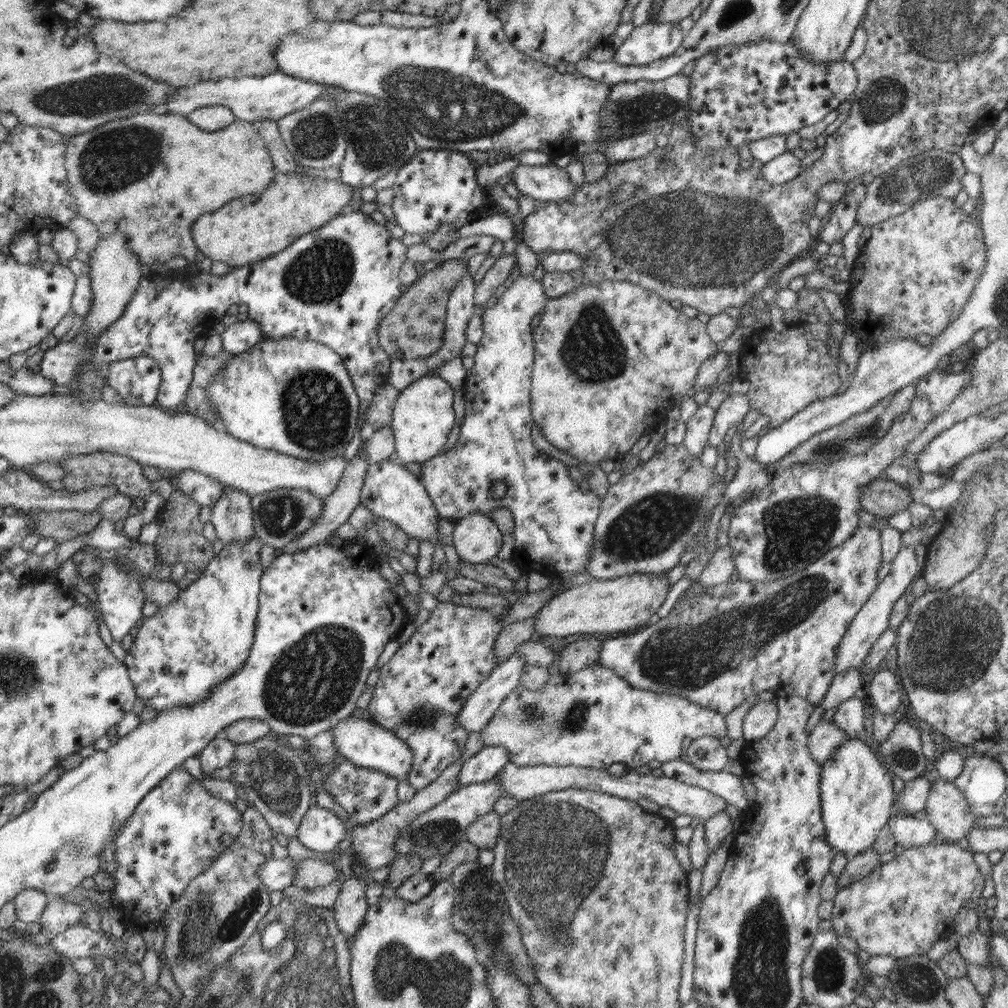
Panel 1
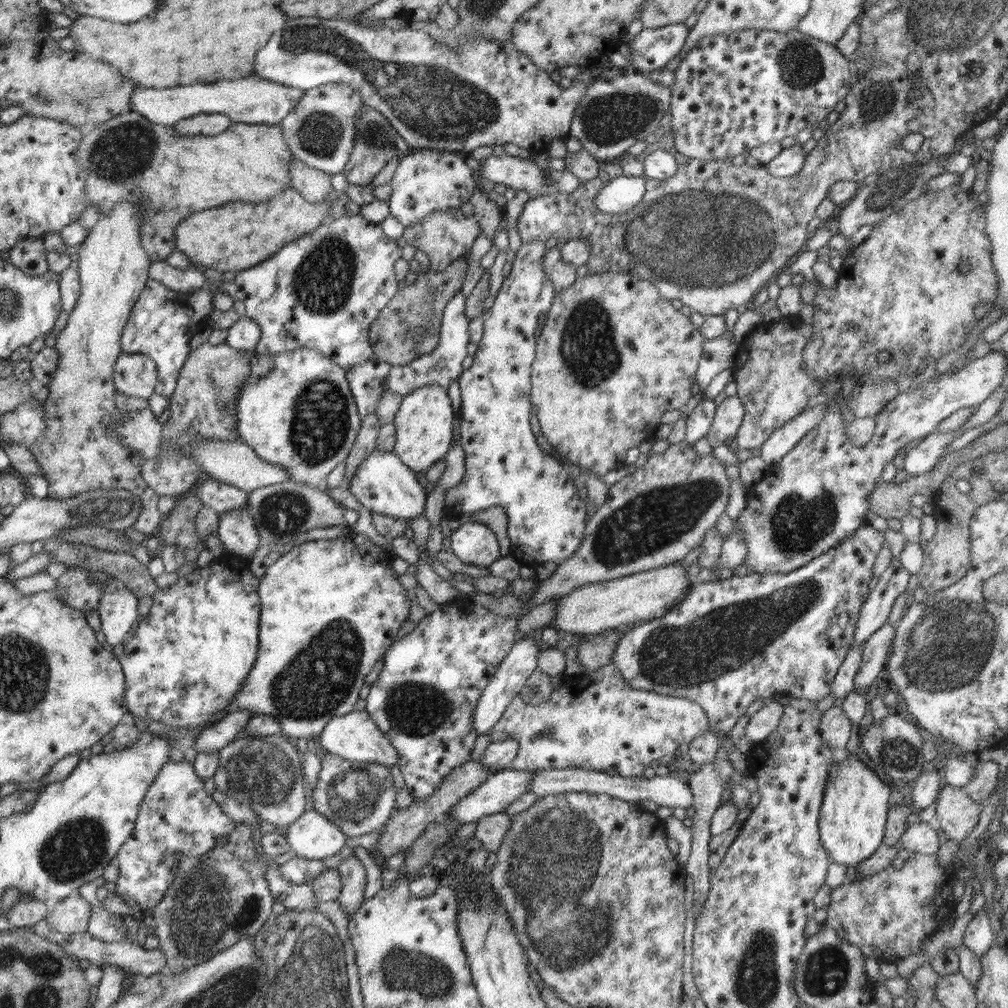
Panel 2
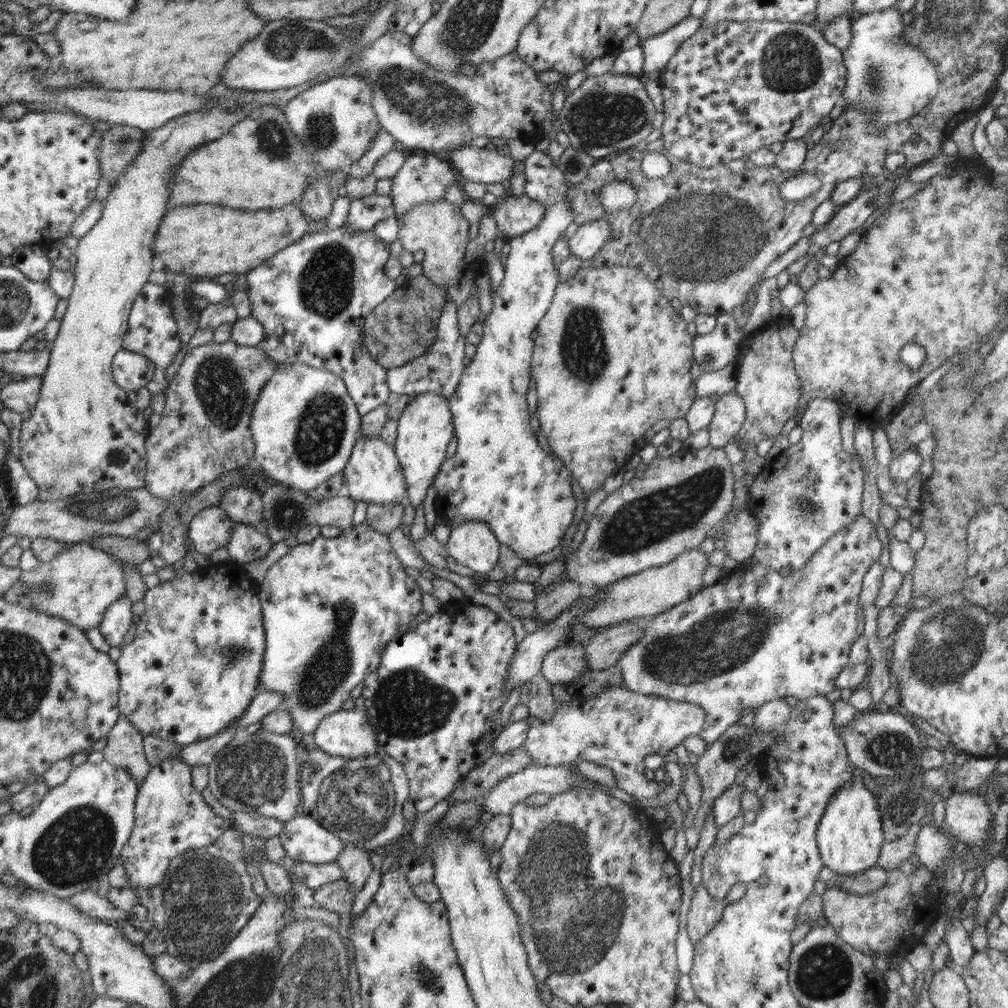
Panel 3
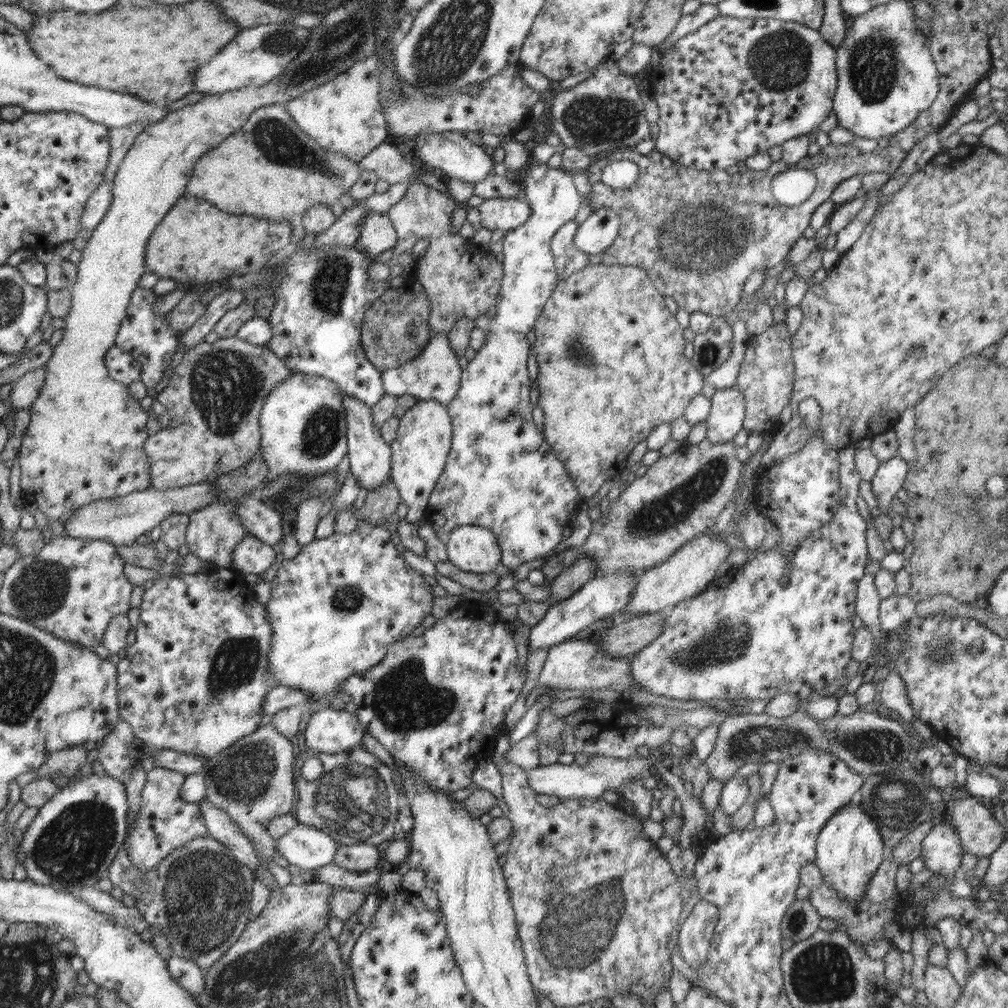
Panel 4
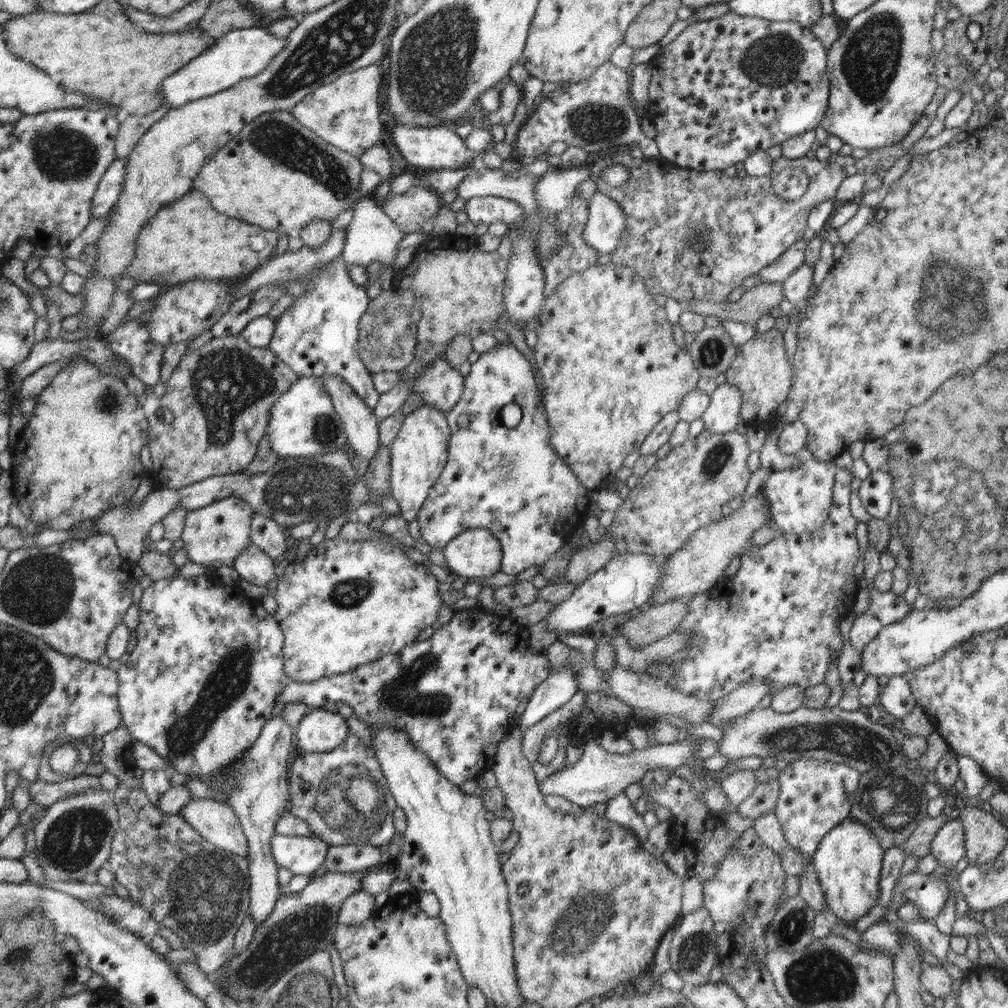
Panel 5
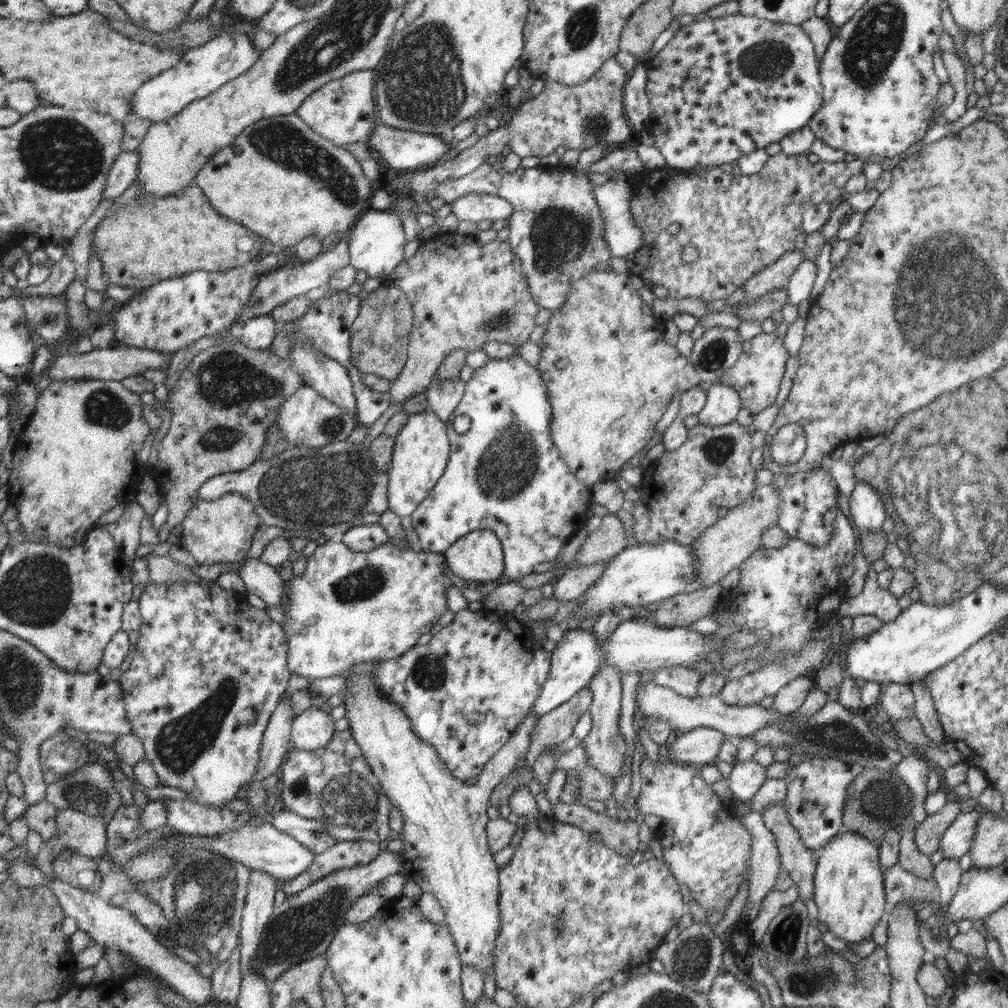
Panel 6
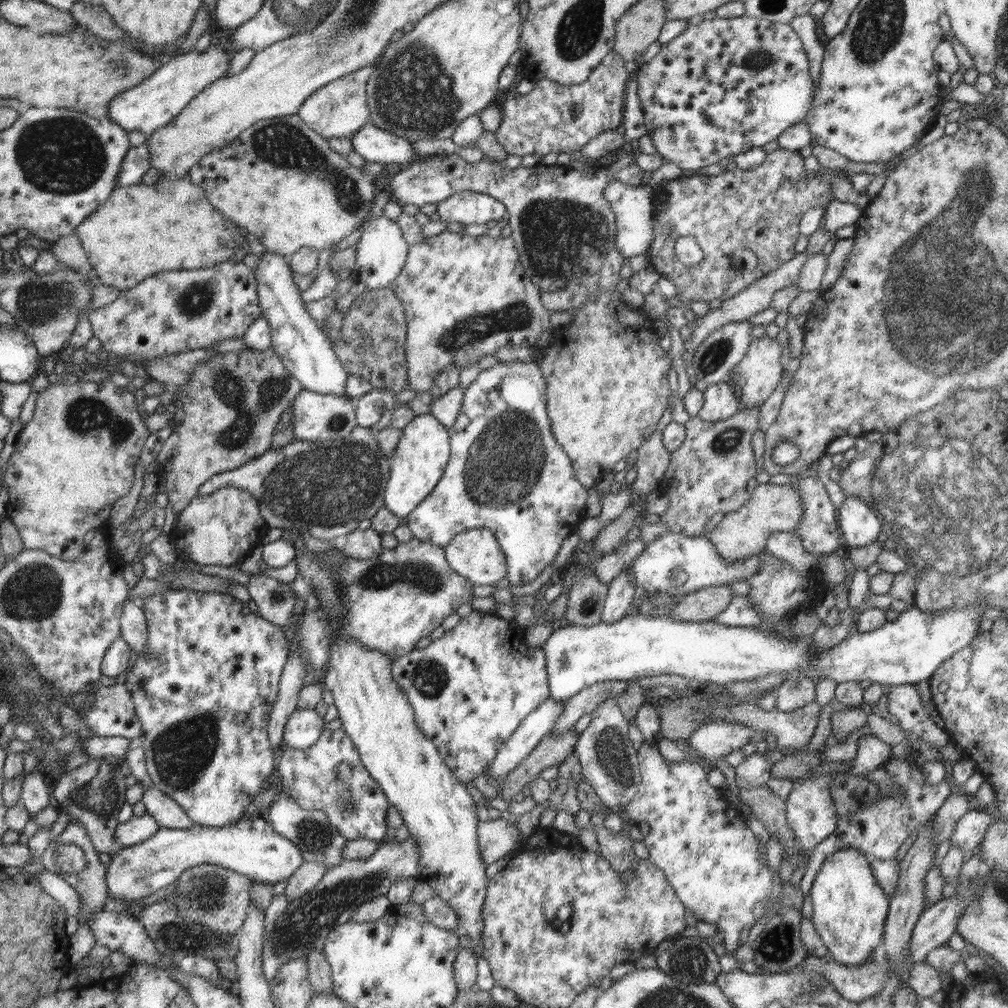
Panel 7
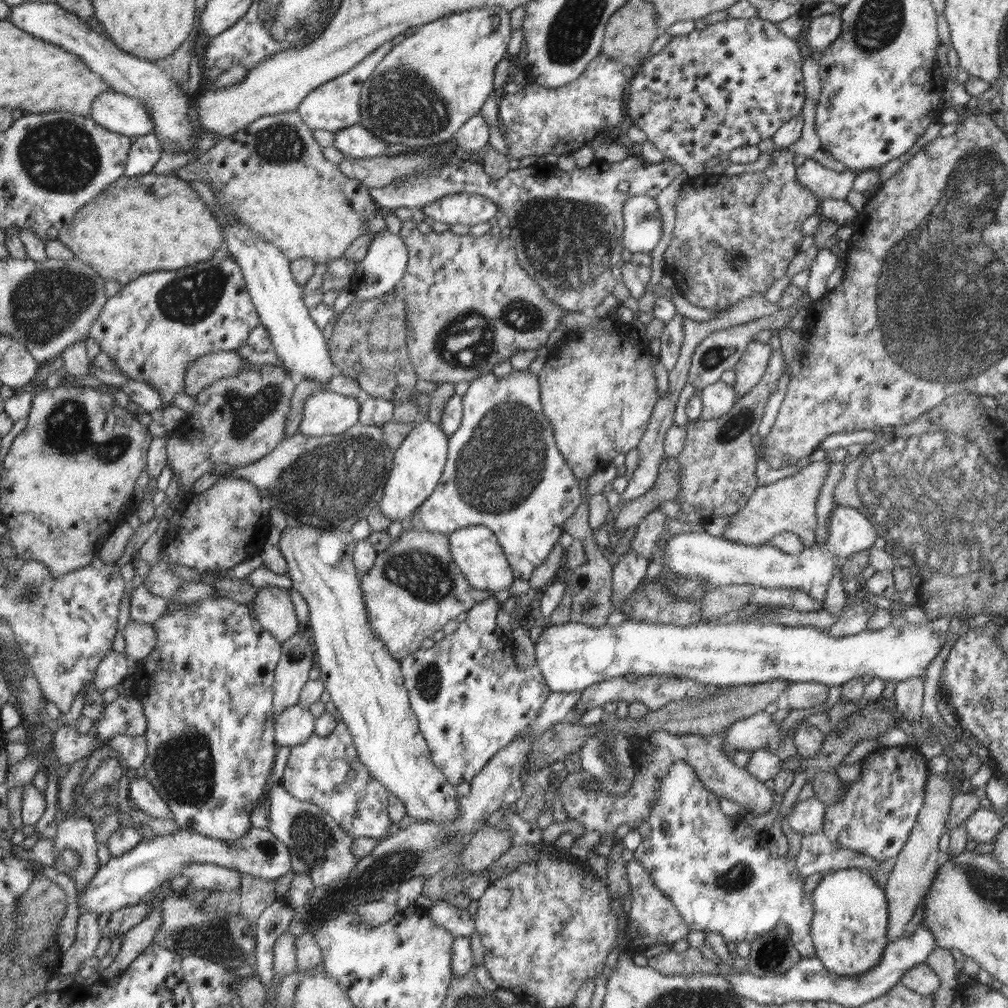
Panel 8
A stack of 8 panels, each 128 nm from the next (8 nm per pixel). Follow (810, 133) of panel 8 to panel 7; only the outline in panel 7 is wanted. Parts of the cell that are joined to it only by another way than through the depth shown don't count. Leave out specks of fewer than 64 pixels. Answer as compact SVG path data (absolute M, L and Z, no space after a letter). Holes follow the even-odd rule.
M804 15L794 17L790 21L790 26L794 32L800 37L804 50L806 51L810 77L814 81L814 93L818 90L818 81L820 81L820 72L823 54L825 53L825 45L818 39L818 26L816 26L815 18L813 16Z

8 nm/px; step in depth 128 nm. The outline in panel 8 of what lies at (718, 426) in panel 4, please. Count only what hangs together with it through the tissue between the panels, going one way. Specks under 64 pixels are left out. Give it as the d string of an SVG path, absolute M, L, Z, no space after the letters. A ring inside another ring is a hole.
M722 381L705 386L698 391L703 402L702 419L715 419L724 416L737 401L734 387Z

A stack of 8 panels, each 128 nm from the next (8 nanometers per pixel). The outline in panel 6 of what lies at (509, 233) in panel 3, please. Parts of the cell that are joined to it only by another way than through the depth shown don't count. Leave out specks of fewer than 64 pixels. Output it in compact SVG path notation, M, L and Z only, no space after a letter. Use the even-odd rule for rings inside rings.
M470 193L461 197L450 204L458 221L508 221L514 214L514 209L504 198L493 194Z

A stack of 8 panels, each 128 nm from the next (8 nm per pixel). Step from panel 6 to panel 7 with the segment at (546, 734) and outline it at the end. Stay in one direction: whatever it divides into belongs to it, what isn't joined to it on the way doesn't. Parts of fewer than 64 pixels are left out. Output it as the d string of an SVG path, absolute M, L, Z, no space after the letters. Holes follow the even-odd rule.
M604 680L604 682L585 687L579 694L564 702L564 710L560 713L552 731L565 733L572 729L584 714L591 713L608 697L620 697L626 687L627 682L619 680Z

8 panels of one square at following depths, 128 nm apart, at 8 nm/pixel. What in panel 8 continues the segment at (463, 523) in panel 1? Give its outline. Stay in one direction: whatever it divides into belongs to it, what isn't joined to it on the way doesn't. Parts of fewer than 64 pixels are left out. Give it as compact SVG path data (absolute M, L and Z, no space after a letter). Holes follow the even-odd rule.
M485 526L458 529L449 534L450 556L468 584L477 590L496 593L509 590L515 578L496 535Z

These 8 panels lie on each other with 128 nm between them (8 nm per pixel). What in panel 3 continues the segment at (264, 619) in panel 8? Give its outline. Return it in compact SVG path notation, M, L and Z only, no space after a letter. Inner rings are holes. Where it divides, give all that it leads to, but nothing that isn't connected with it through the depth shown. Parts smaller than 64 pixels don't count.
M236 523L230 535L226 550L230 553L231 564L243 566L264 559L272 543L266 533L251 525Z

